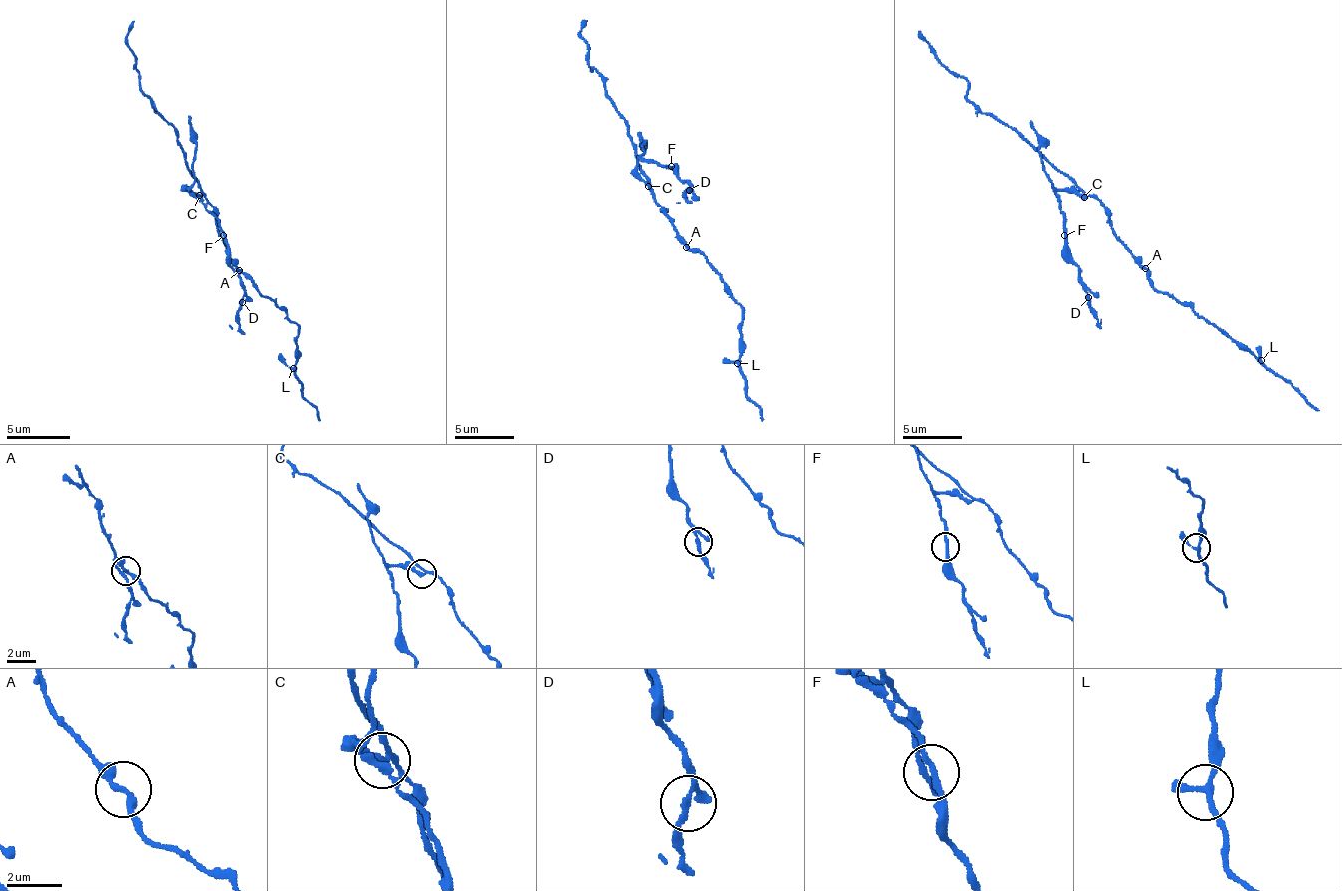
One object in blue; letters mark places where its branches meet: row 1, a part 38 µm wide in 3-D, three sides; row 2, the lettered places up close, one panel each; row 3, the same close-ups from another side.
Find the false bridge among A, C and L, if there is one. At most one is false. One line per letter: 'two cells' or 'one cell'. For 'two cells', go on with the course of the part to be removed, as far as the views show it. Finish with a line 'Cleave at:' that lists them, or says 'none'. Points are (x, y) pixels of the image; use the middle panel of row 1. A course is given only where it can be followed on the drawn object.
A: one cell
C: two cells | (647, 187), (638, 175), (638, 163), (653, 160), (674, 169), (692, 187), (686, 193), (692, 202)
L: one cell
Cleave at: C

